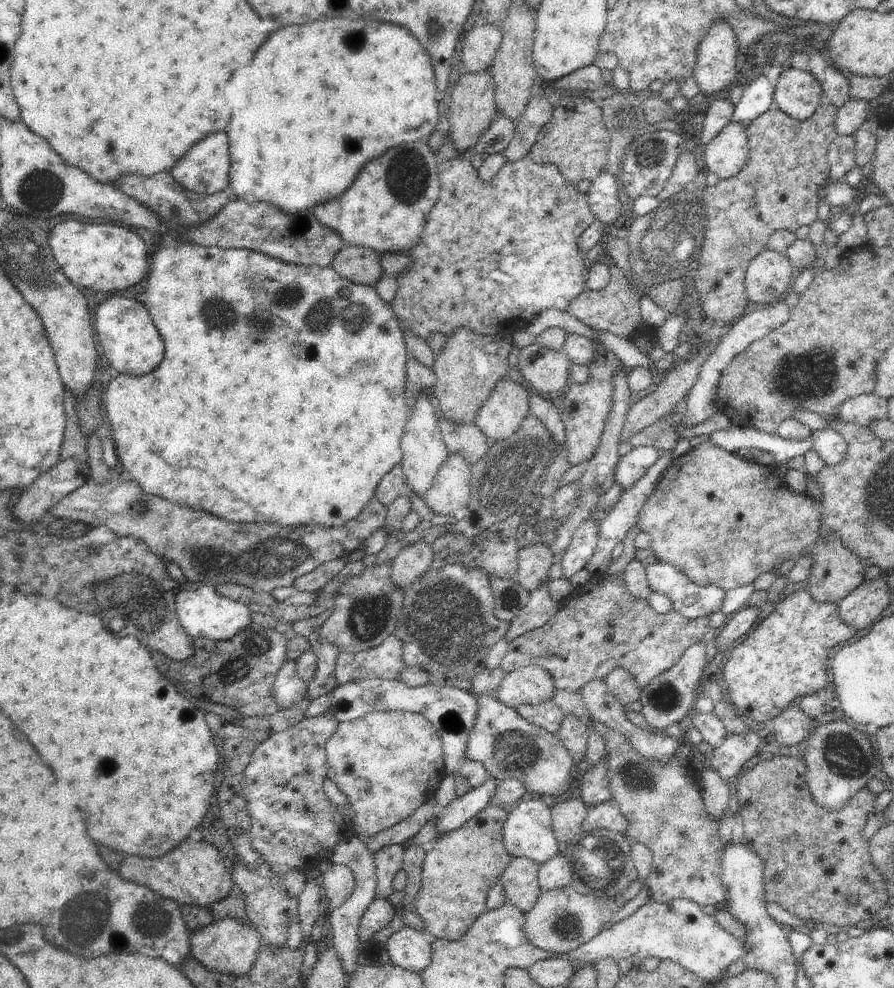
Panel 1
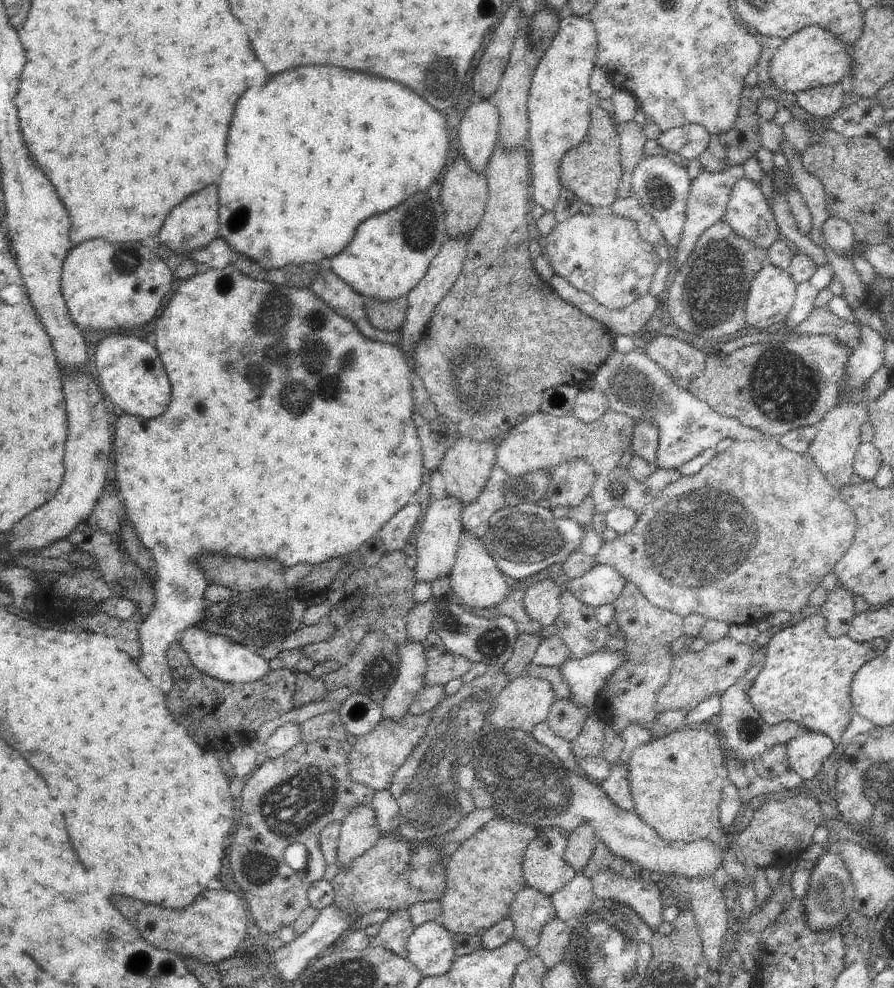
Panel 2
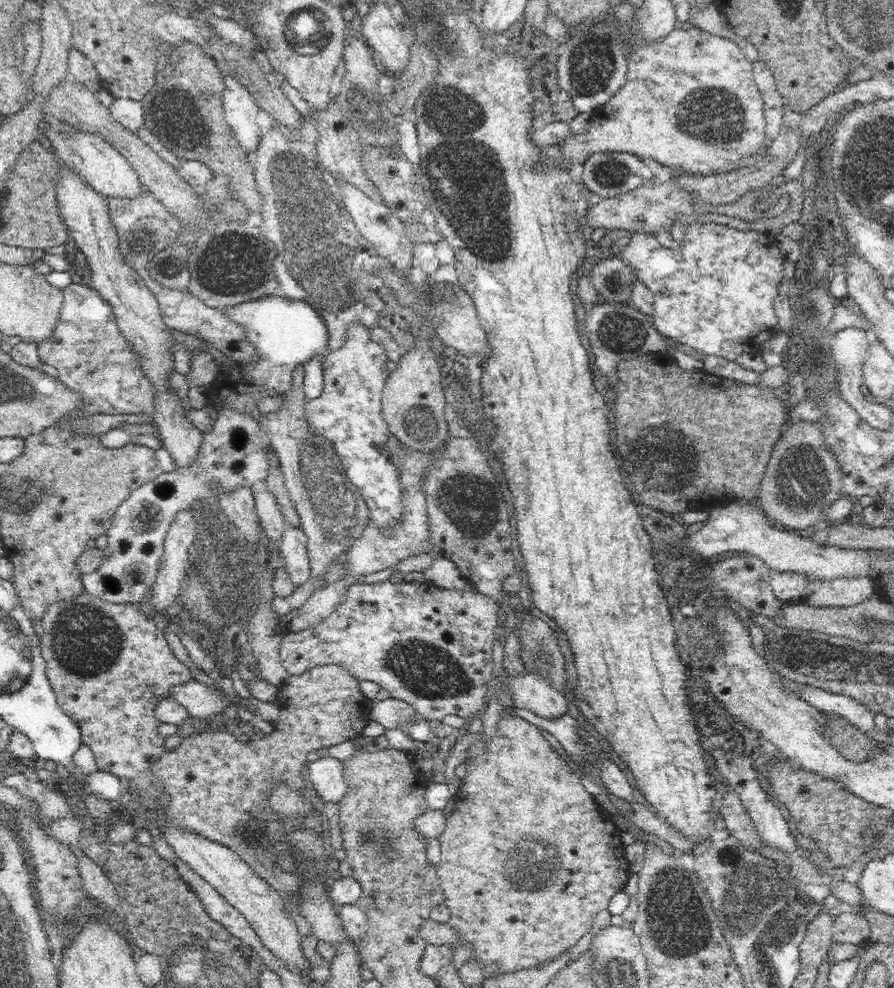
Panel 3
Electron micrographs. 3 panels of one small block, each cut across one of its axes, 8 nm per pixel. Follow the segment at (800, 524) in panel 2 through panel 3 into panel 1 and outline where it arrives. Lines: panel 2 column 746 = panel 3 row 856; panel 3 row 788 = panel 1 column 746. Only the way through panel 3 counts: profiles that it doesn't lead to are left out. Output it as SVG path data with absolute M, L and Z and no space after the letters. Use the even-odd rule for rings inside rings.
M700 439L695 441L694 448L681 457L676 457L673 464L670 465L665 473L662 475L660 482L654 488L653 493L647 498L646 504L640 509L637 526L642 532L650 534L651 546L649 549L654 553L656 560L661 563L670 563L677 566L680 572L683 572L692 582L695 582L701 587L706 585L716 585L724 592L743 587L744 585L752 585L756 578L760 578L766 572L776 572L779 576L778 570L782 566L782 562L786 560L798 560L807 554L818 540L820 536L820 528L822 526L822 503L821 500L813 497L807 492L794 492L789 484L785 481L786 477L781 476L777 468L772 466L758 464L754 460L738 457L733 452L728 452L710 440Z

